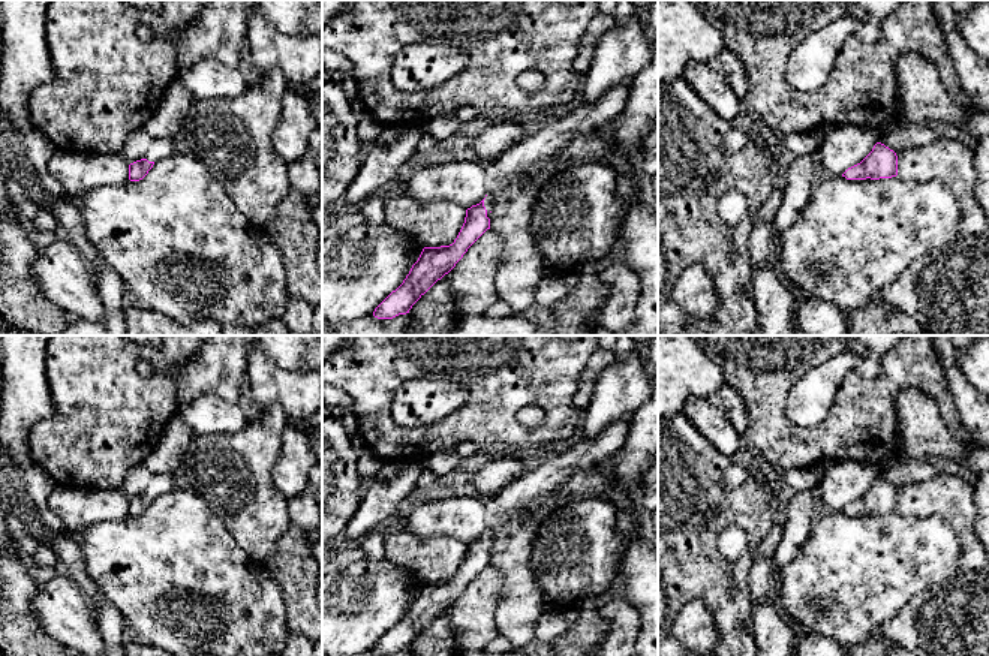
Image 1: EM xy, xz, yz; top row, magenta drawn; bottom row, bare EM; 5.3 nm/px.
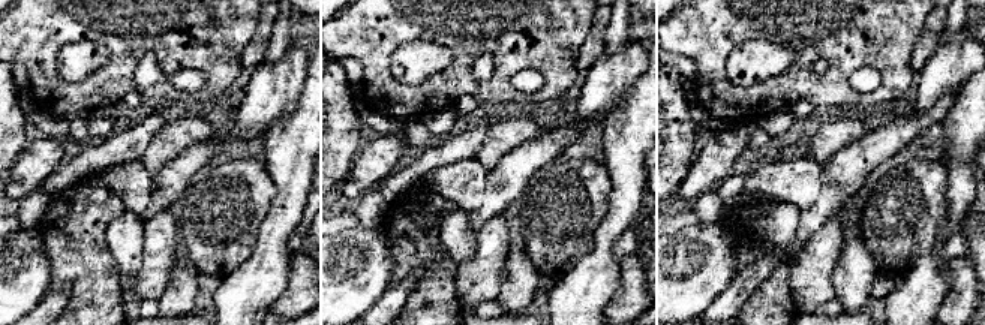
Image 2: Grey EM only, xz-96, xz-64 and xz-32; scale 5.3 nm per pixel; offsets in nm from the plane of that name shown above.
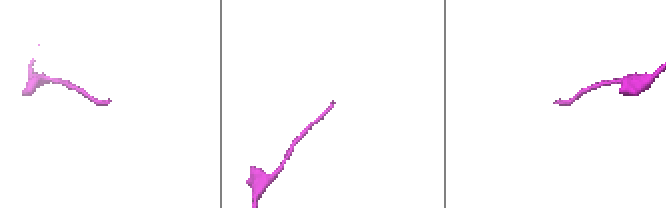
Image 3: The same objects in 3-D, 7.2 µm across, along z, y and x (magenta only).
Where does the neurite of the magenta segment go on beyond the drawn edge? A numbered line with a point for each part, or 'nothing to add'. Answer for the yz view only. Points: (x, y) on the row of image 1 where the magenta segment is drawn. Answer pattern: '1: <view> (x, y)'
nothing to add

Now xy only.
1: xy (159, 149)

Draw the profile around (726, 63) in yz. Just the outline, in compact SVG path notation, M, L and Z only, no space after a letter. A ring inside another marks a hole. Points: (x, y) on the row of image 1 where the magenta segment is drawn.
M724 48L724 51L707 64L725 76L737 99L745 105L746 73L739 58L728 48Z

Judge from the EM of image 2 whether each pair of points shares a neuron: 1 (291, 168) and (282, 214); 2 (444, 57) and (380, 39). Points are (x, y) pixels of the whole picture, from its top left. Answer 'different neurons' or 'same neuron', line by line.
1: same neuron
2: different neurons

